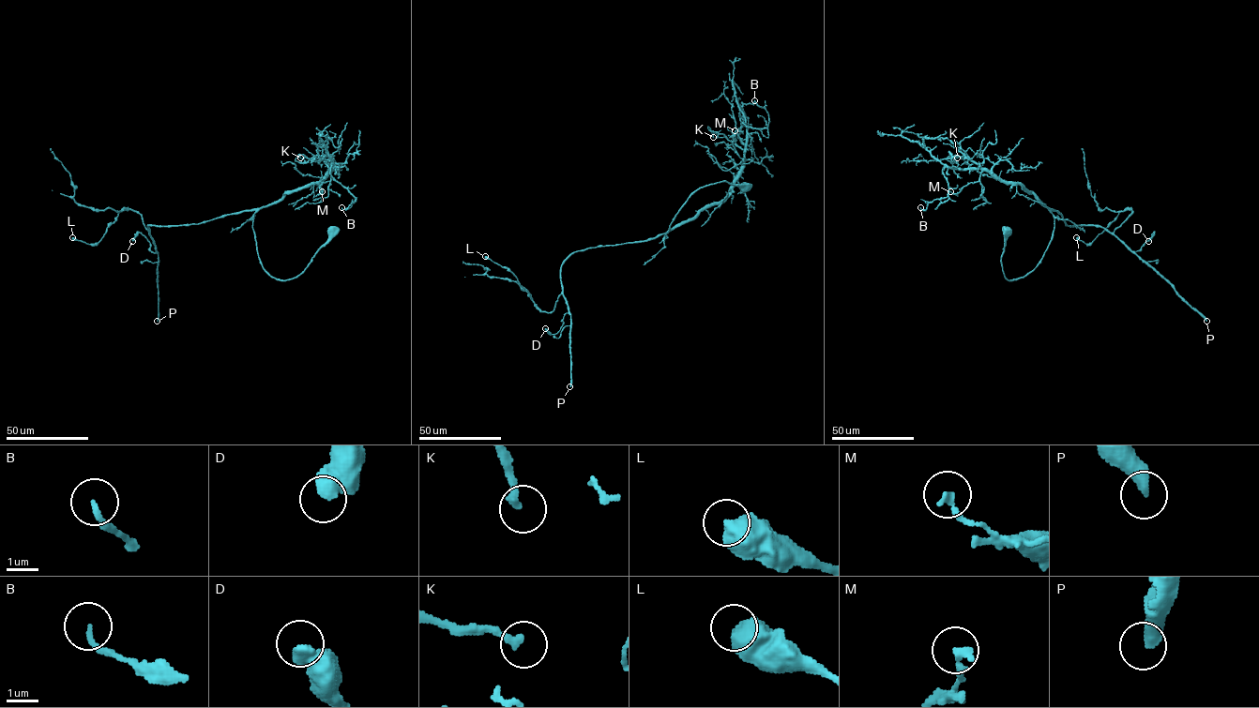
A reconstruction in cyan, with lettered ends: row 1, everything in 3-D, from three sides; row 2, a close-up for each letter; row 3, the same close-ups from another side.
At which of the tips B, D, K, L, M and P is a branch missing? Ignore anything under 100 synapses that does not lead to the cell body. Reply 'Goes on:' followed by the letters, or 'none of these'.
Goes on: P

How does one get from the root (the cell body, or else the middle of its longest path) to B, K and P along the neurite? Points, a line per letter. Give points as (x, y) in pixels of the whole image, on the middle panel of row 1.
B: (747, 187), (699, 188), (665, 234), (728, 193), (744, 159), (743, 123), (767, 126), (754, 100)
K: (747, 187), (721, 181), (699, 188), (665, 234), (718, 204), (737, 175), (744, 151), (708, 127), (713, 137)
P: (747, 187), (721, 181), (700, 188), (666, 234), (587, 248), (565, 261), (569, 386)

